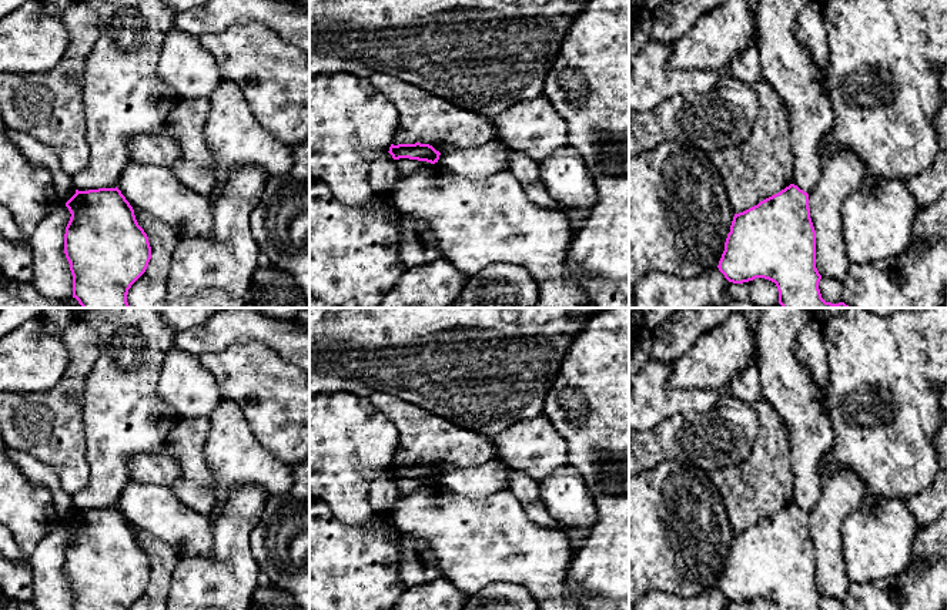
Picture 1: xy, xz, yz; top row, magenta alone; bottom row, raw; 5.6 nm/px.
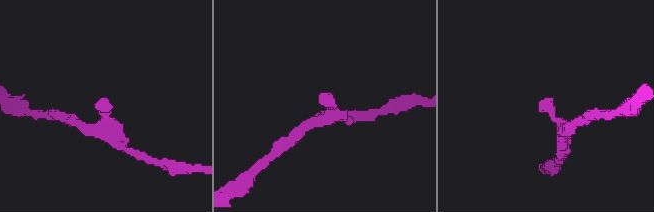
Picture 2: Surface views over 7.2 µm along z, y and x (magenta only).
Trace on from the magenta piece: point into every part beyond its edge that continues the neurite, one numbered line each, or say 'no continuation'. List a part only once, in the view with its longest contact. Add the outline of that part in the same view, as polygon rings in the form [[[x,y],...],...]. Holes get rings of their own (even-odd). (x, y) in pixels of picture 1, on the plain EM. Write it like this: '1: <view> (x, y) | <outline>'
no continuation

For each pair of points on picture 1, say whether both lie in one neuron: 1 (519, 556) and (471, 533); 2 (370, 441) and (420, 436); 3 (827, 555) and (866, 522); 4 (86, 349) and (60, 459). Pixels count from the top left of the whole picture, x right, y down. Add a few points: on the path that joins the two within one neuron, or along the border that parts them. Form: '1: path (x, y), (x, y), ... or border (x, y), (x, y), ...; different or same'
1: path (508, 548), (494, 540), (482, 540); same
2: border (381, 409), (398, 432), (392, 462); different
3: border (855, 510), (843, 522), (843, 565), (847, 575); different
4: path (74, 376), (60, 394), (60, 432); same

